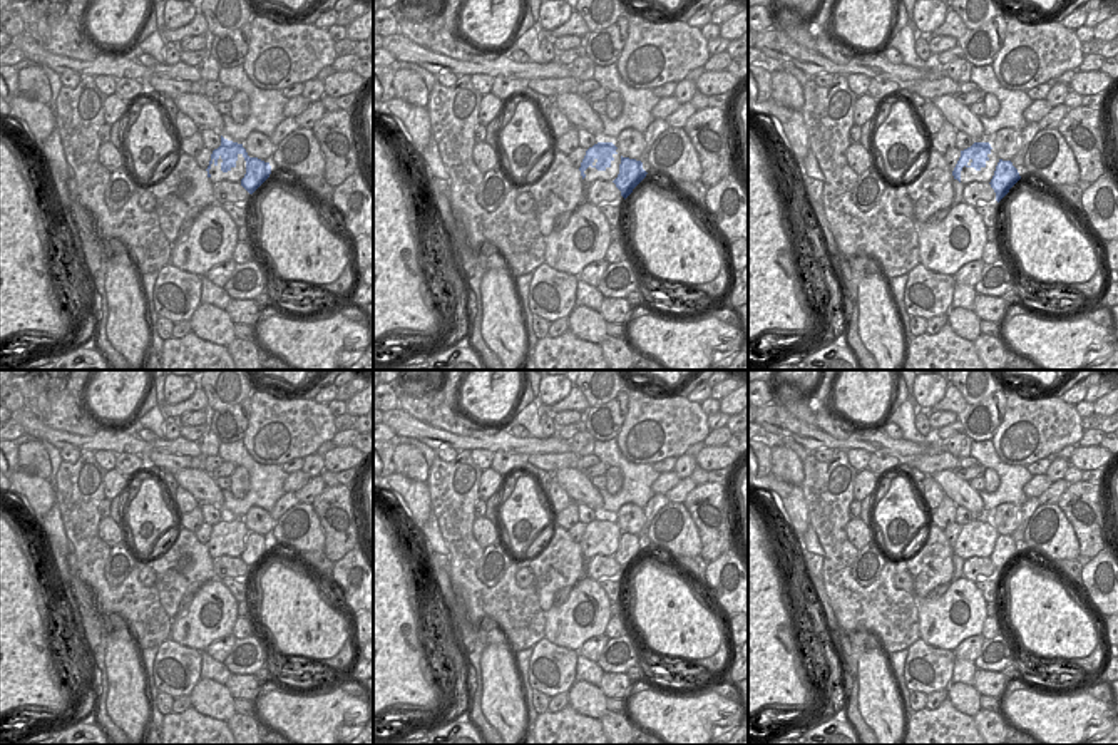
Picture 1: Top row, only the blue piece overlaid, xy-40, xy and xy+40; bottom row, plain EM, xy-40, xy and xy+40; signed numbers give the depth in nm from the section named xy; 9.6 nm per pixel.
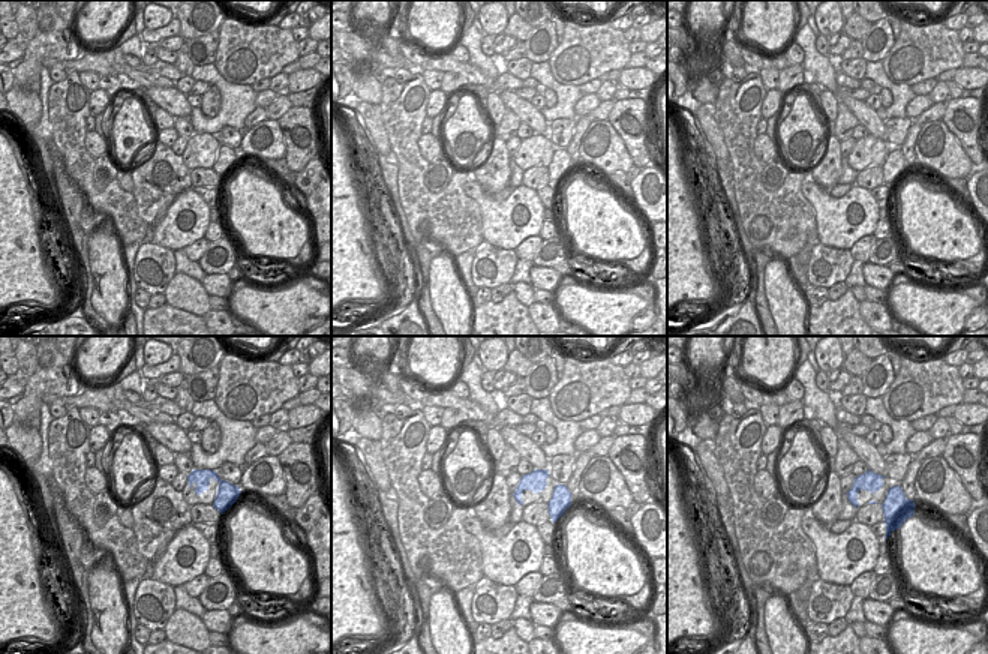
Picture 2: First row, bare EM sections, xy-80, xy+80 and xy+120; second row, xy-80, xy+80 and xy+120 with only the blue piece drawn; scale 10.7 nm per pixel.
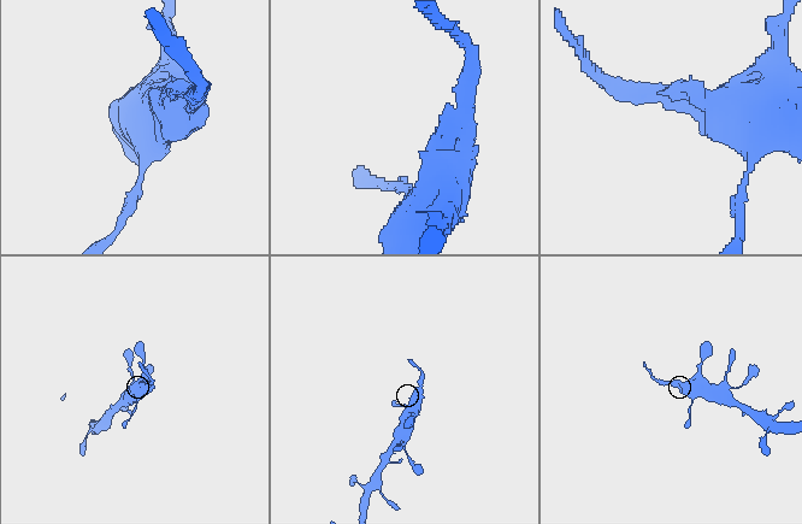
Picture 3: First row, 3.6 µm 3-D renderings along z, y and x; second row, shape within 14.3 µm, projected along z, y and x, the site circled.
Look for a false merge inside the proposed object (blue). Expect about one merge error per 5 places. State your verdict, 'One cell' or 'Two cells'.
Two cells

